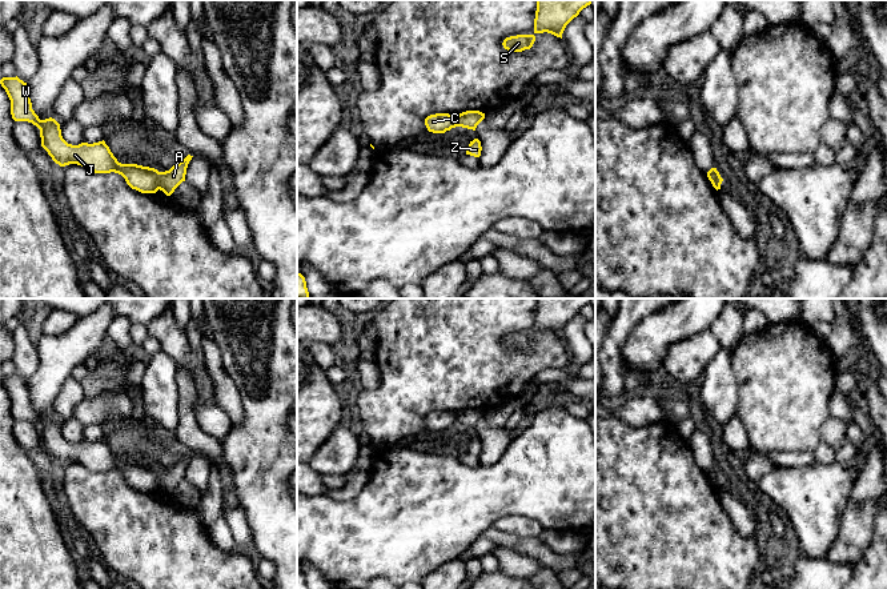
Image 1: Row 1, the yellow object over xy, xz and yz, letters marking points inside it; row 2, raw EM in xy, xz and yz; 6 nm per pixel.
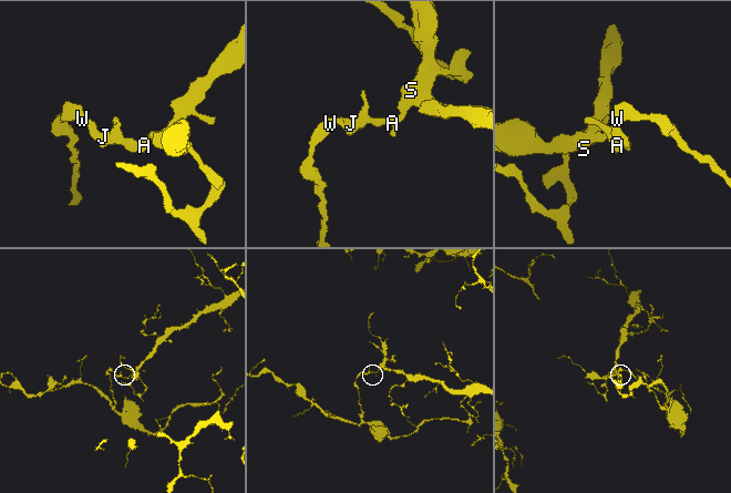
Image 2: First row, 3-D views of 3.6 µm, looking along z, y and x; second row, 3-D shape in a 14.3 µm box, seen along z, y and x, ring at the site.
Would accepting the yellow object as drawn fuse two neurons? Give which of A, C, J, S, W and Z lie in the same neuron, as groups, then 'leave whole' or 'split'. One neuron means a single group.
A S Z / C J W; split

